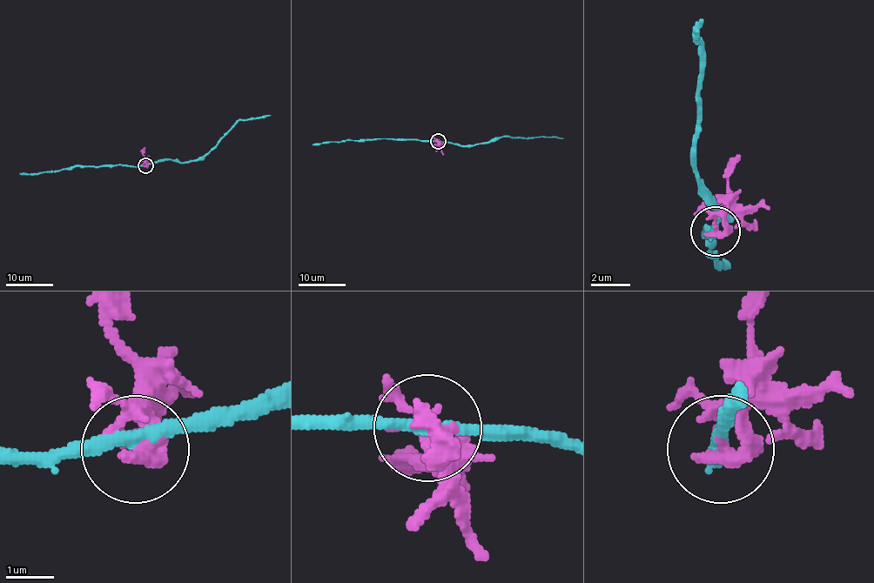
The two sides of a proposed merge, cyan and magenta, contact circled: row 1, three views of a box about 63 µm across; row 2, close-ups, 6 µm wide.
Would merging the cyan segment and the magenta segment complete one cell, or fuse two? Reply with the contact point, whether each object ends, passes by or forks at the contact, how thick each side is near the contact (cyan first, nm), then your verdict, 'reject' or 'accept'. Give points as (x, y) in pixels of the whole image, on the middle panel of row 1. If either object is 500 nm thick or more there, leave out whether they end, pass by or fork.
place (438, 141); cyan passes by; magenta ends; calibres 260 and 400 nm; reject

